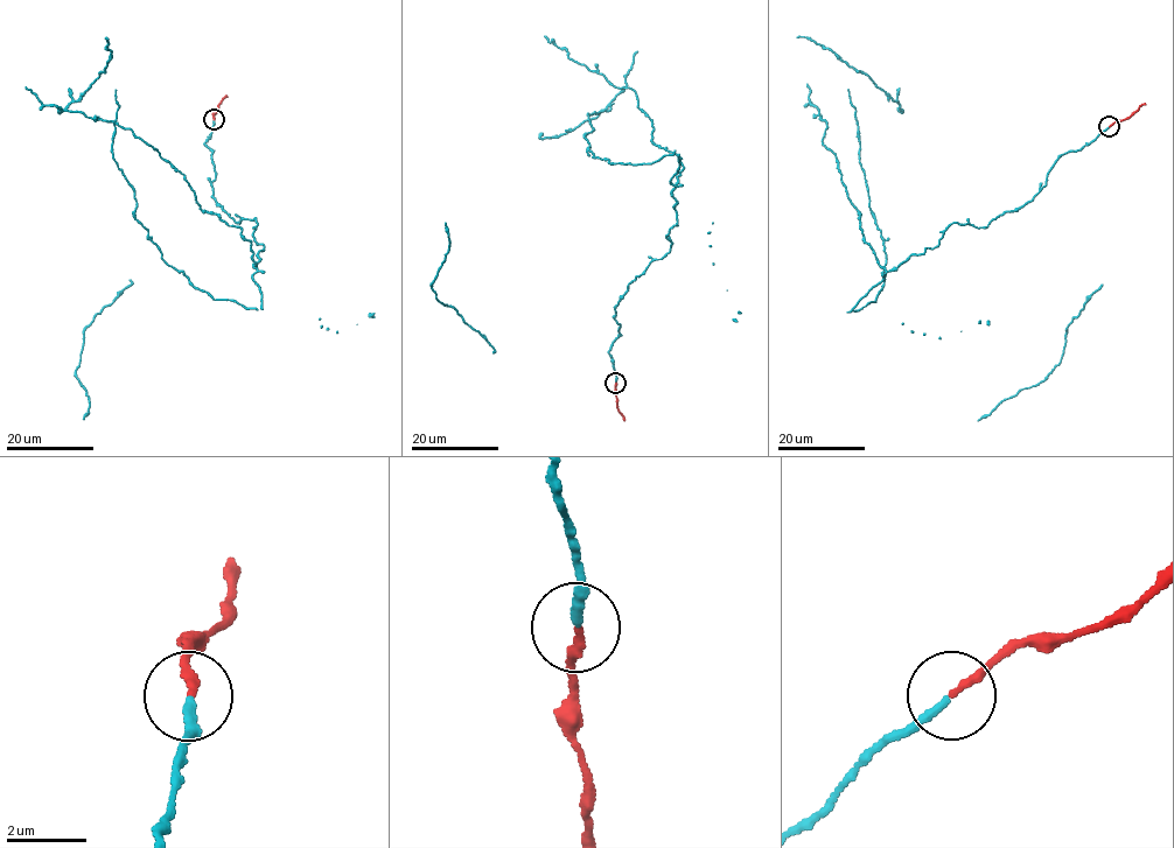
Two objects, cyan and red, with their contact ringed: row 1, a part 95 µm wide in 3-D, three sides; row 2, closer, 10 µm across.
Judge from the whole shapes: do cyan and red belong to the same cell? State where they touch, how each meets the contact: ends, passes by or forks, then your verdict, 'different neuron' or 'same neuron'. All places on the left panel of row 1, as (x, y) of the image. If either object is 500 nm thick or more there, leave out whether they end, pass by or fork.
(214, 119) | cyan ends | red ends | different neuron

